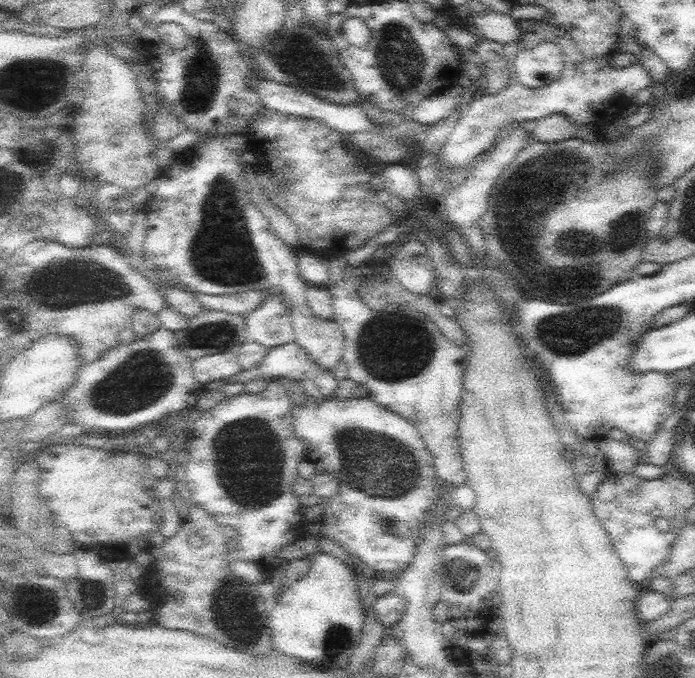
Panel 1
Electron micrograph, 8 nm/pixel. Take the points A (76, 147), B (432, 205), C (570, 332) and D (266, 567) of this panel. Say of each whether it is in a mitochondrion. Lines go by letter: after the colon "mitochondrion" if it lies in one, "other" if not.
A: other
B: other
C: mitochondrion
D: other

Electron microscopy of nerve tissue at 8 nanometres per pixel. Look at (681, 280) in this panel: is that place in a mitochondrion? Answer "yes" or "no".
no

